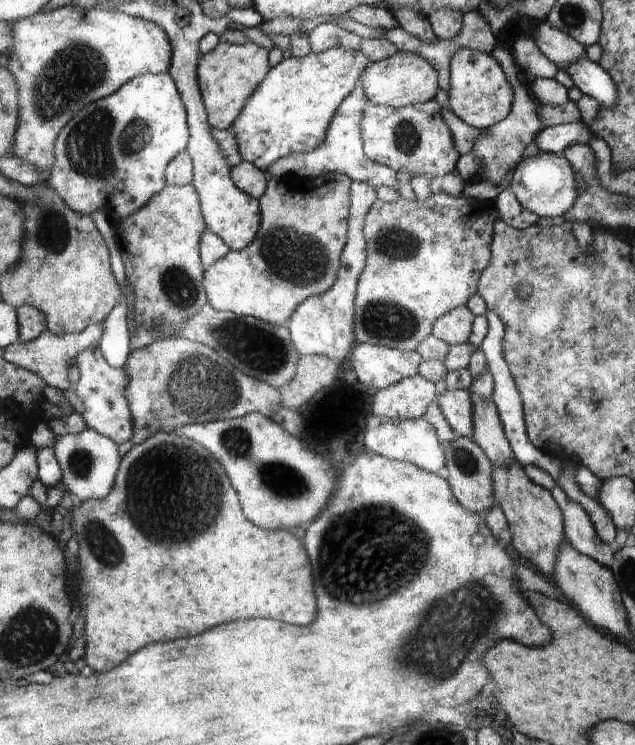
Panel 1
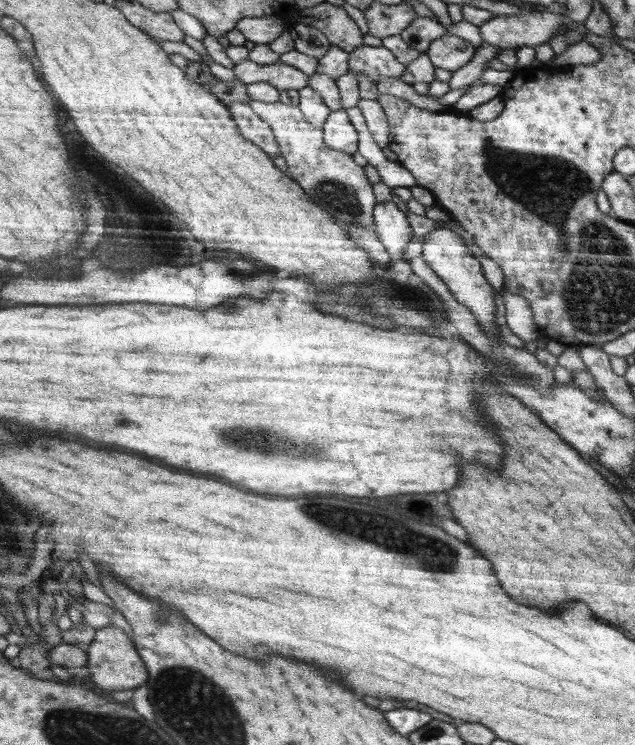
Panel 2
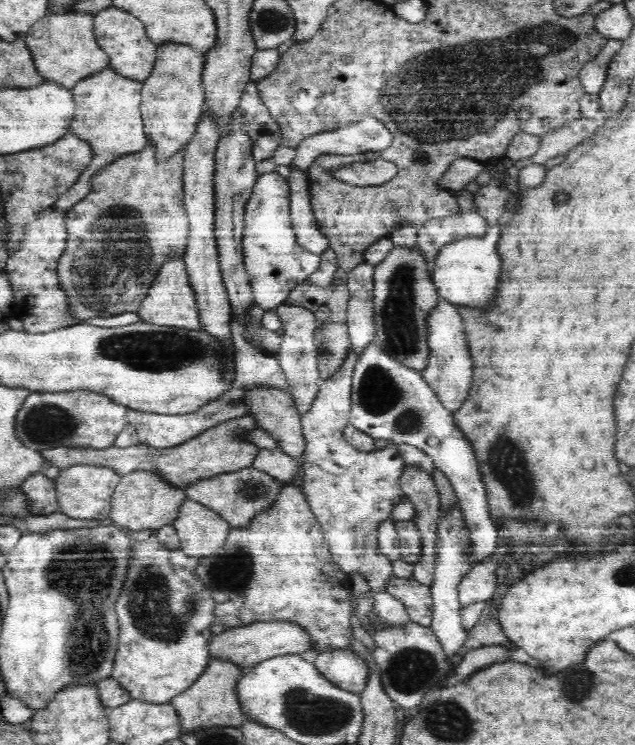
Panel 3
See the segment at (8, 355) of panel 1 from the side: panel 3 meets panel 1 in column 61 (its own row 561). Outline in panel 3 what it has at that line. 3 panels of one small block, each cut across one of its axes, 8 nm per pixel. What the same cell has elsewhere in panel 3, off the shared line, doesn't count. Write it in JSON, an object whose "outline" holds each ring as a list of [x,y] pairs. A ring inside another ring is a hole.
{"outline":[[[350,348],[339,369],[321,384],[314,402],[310,404],[310,410],[301,416],[302,435],[306,439],[306,448],[302,454],[305,462],[302,490],[316,521],[322,527],[334,563],[348,574],[358,572],[360,576],[364,576],[372,593],[388,593],[388,582],[394,578],[394,574],[391,561],[380,554],[378,526],[380,522],[390,521],[392,508],[406,500],[399,481],[405,462],[394,443],[384,446],[380,452],[362,453],[347,444],[343,438],[343,430],[350,423],[352,376],[358,358],[358,353]]]}

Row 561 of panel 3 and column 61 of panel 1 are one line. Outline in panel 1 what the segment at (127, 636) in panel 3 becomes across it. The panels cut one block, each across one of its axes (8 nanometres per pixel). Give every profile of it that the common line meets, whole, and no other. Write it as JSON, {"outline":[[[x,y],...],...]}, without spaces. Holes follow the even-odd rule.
{"outline":[[[145,73],[123,85],[117,93],[87,105],[61,131],[56,145],[56,161],[48,184],[72,210],[82,215],[103,211],[114,222],[144,209],[168,185],[165,170],[171,160],[188,150],[191,134],[188,112],[171,75]]]}

